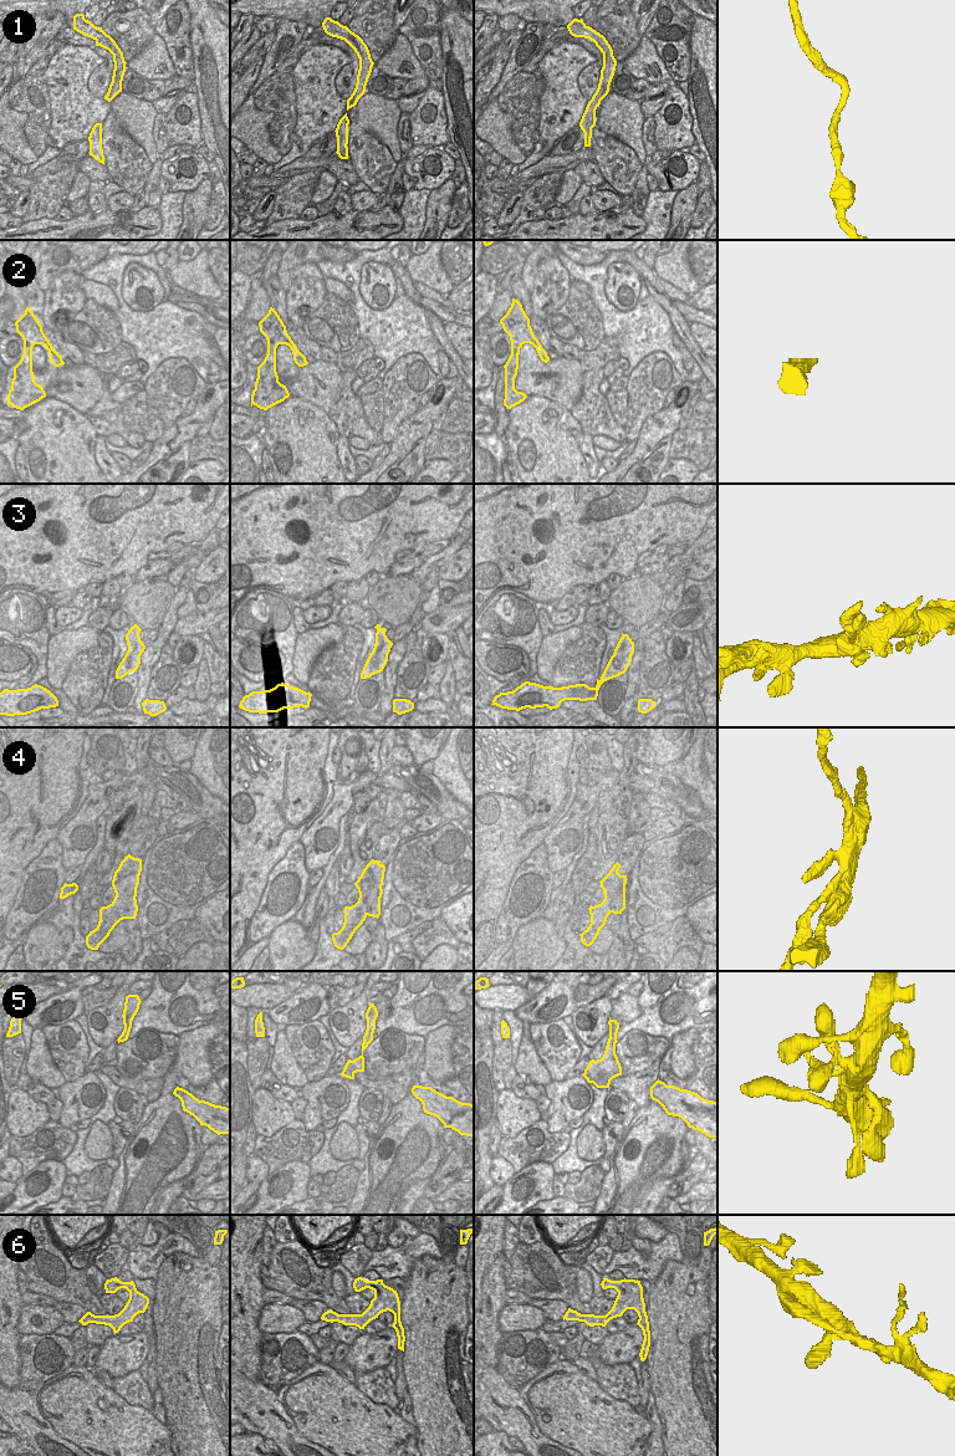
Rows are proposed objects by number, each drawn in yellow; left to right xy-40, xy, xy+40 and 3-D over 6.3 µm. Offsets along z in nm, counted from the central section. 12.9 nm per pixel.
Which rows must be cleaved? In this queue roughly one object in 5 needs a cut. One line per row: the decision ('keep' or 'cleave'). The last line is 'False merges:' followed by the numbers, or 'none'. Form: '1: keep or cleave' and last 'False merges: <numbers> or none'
1: keep
2: keep
3: keep
4: cleave
5: keep
6: keep
False merges: 4

